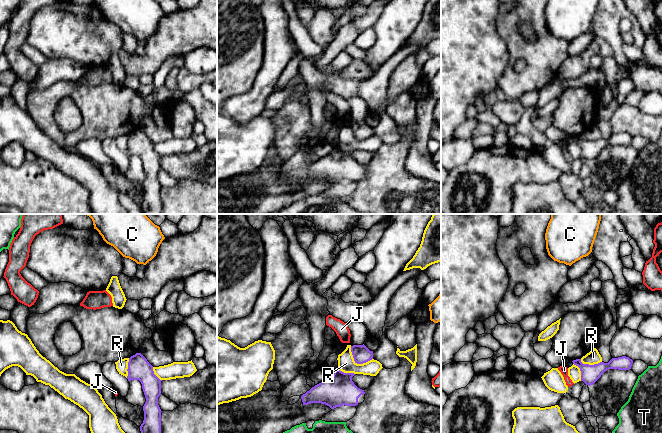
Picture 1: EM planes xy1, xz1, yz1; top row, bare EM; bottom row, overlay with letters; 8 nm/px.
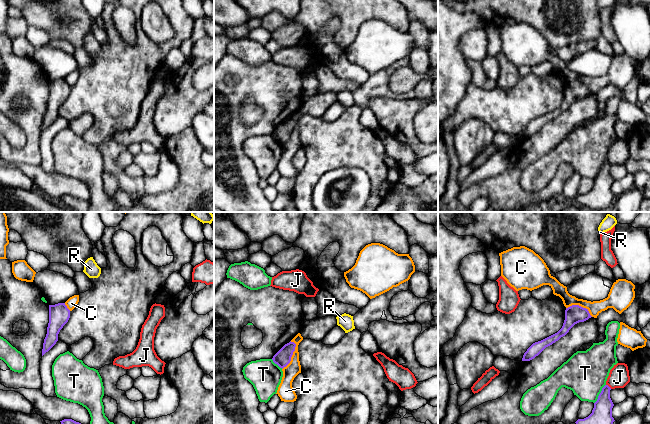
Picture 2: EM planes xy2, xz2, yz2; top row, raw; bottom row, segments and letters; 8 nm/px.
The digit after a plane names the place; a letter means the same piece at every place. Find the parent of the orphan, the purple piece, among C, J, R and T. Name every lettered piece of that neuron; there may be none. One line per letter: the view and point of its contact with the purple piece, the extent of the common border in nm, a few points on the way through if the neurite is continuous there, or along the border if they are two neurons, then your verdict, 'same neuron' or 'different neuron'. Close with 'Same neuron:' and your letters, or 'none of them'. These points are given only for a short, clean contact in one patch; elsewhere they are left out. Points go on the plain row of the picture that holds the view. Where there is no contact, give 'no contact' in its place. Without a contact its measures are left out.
C: contact xz2 (292, 130); length 240 nm; border xz2 (293, 117), (295, 122), (291, 136), (282, 145); different neuron
J: contact yz2 (608, 162); length 60 nm; different neuron
R: contact xz1 (356, 138); length 220 nm; different neuron
T: contact yz2 (599, 170); length 180 nm; different neuron
Same neuron: none of them

